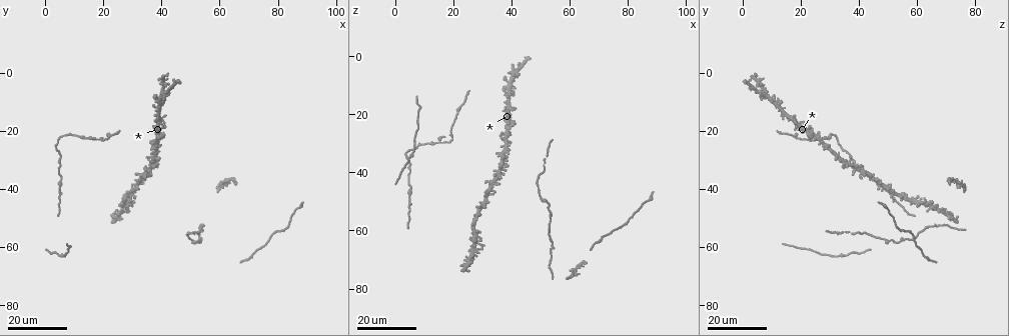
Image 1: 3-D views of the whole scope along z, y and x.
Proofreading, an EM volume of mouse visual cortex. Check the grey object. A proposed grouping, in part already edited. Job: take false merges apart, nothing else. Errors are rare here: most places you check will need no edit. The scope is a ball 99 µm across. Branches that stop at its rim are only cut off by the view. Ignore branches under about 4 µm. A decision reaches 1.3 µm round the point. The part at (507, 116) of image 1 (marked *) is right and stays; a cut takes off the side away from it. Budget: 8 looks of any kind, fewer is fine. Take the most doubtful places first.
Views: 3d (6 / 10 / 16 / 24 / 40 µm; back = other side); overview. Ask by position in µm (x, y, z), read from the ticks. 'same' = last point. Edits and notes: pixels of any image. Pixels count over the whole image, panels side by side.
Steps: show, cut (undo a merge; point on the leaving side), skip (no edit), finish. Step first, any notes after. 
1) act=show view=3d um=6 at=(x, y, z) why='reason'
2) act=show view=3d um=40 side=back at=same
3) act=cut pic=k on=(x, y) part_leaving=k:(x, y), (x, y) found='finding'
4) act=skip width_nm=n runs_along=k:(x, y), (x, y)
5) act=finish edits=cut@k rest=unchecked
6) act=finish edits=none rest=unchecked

act=show view=3d um=24 at=(5, 62, 35) why='thick turns thin'

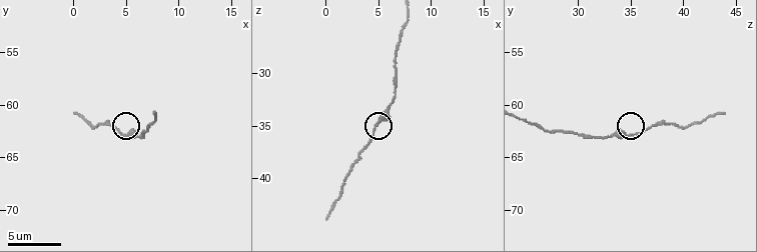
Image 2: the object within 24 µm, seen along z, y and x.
act=show view=3d um=6 at=(4.8, 62.8, 35.0)

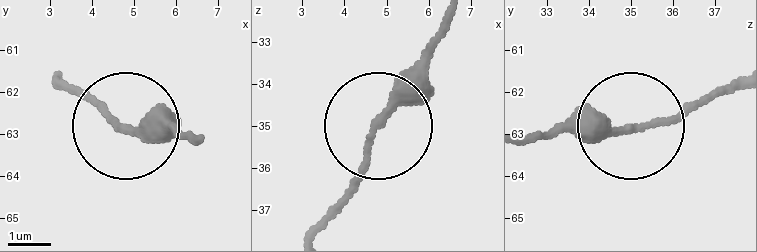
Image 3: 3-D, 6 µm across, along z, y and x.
act=skip found='all the same neuron'

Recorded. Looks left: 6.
act=show view=3d um=16 at=(20, 22, 28)

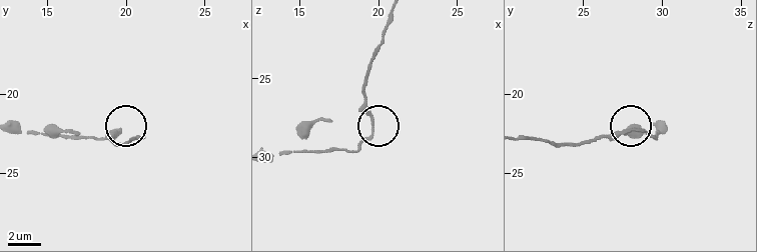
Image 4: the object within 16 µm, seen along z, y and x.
act=show view=3d um=10 at=(19.7, 22.2, 27.9)

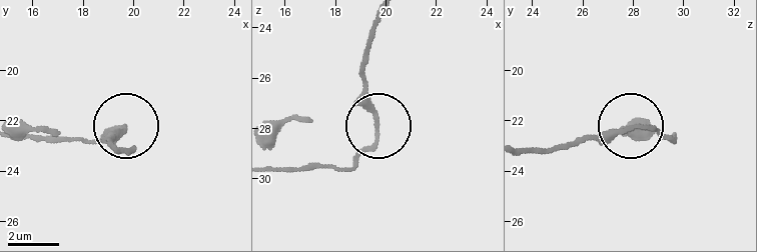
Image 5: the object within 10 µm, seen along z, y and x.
act=skip width_nm=180 runs_along=5:(524, 150), (608, 137), (634, 124), (653, 126), (670, 141) found='all the same neuron'

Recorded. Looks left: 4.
act=show view=3d um=16 at=(53, 55, 34) why='thin neck'

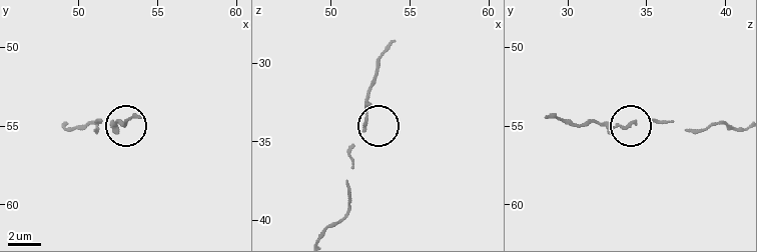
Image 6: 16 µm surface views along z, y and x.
act=show view=3d um=10 at=(52.2, 54.6, 34.3)

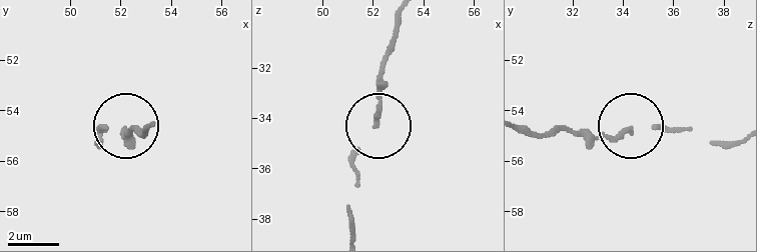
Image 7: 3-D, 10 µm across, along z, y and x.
act=skip found='one neuron here'

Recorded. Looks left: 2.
act=show view=3d um=16 at=(52, 59, 50) why='thick turns thin'

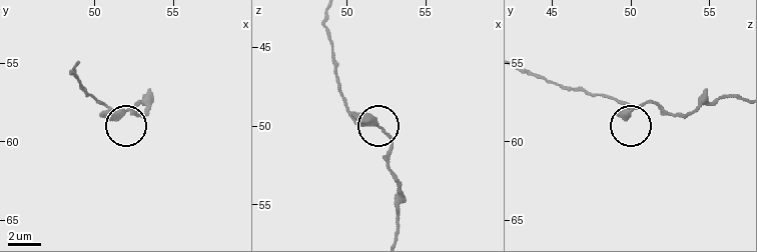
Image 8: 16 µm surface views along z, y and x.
act=show view=3d um=10 at=(52.3, 57.9, 50.2)

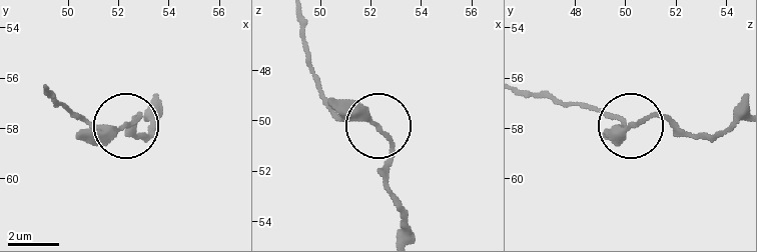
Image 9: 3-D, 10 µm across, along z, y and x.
act=skip found='one neuron here'

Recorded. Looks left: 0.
act=finish edits=none rest=unchecked

